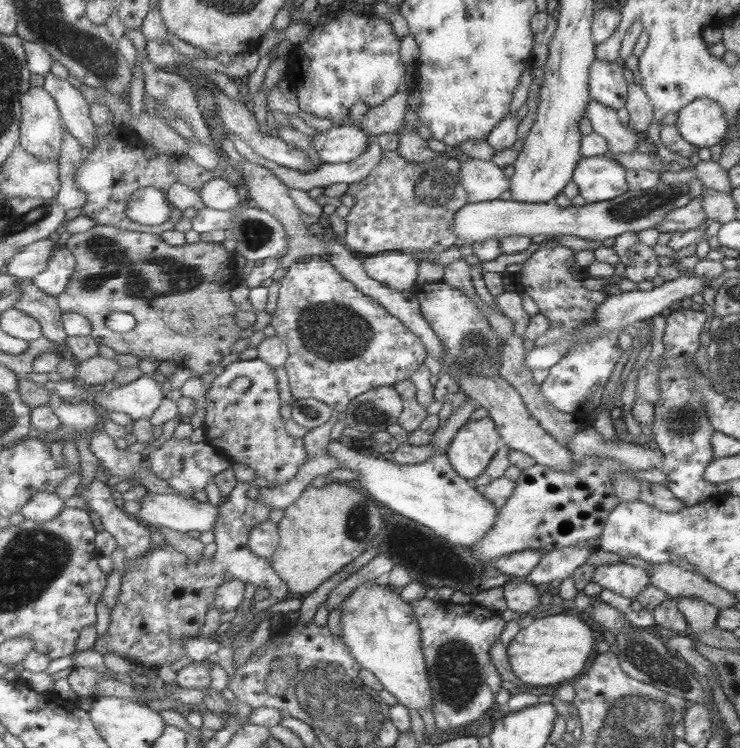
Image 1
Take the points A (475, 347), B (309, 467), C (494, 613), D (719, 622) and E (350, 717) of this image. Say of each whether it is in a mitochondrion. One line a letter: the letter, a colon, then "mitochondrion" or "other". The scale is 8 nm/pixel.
A: mitochondrion
B: other
C: other
D: other
E: mitochondrion

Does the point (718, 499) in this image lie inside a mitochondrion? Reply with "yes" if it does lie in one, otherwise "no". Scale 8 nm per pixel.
no

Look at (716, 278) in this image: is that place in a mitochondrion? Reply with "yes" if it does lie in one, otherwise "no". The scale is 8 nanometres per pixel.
no

